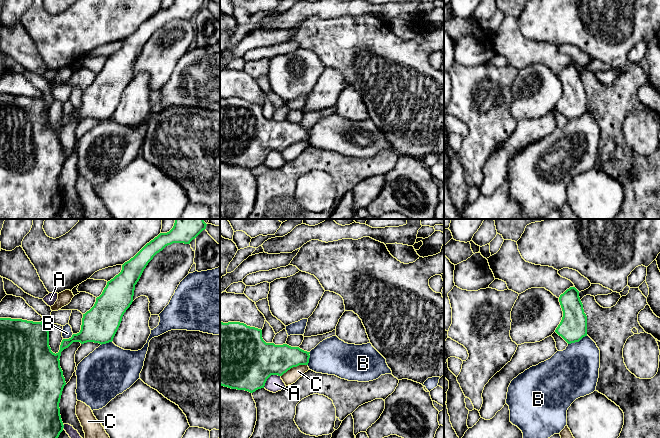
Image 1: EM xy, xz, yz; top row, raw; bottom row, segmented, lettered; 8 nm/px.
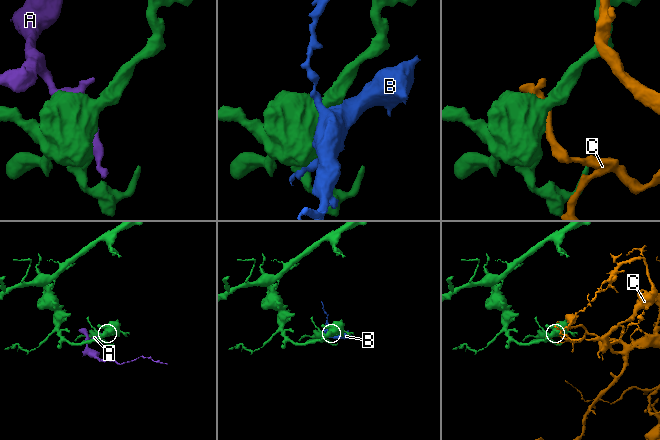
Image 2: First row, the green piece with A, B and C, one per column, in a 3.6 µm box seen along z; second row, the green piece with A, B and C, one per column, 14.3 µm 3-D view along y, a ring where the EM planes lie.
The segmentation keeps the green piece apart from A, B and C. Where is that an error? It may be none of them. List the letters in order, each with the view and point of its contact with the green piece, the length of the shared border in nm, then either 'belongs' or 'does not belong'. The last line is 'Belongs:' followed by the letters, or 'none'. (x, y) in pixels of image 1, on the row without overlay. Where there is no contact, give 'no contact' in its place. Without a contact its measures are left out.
A: contact xz (269, 152); length 170 nm; does not belong
B: contact yz (577, 117); length 180 nm; does not belong
C: contact xz (294, 142); length 240 nm; does not belong
Belongs: none

